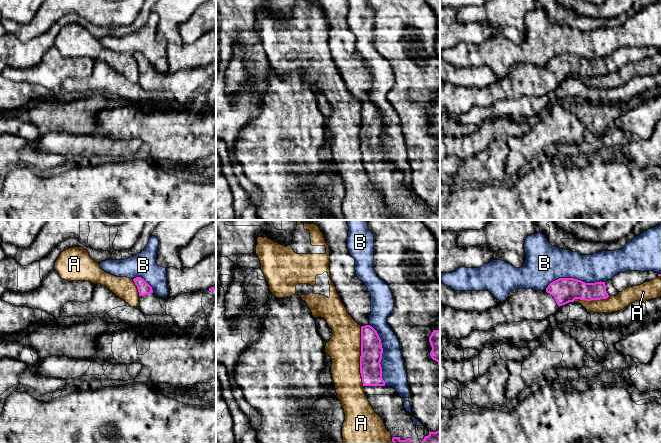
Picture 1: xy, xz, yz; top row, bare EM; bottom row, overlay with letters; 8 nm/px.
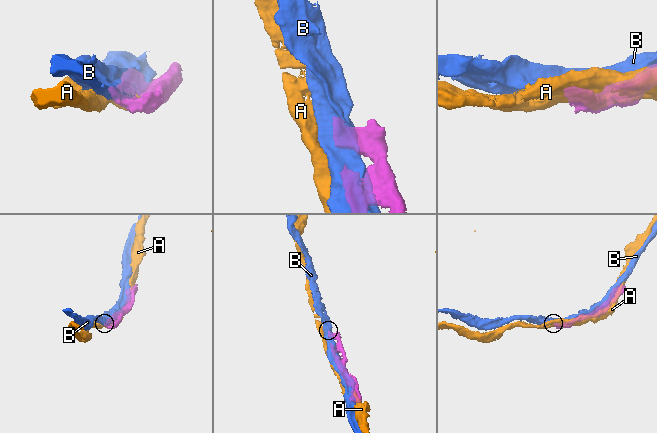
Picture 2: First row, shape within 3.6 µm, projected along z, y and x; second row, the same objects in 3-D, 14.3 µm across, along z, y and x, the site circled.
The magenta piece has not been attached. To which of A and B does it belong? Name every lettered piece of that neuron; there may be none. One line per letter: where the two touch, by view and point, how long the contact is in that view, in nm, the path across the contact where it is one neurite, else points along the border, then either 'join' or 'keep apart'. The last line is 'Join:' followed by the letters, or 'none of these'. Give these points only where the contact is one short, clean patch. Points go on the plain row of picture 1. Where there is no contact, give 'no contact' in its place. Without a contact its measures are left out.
A: contact xz (360, 132); length 480 nm; keep apart
B: contact xz (381, 131); length 500 nm; keep apart
Join: none of these

